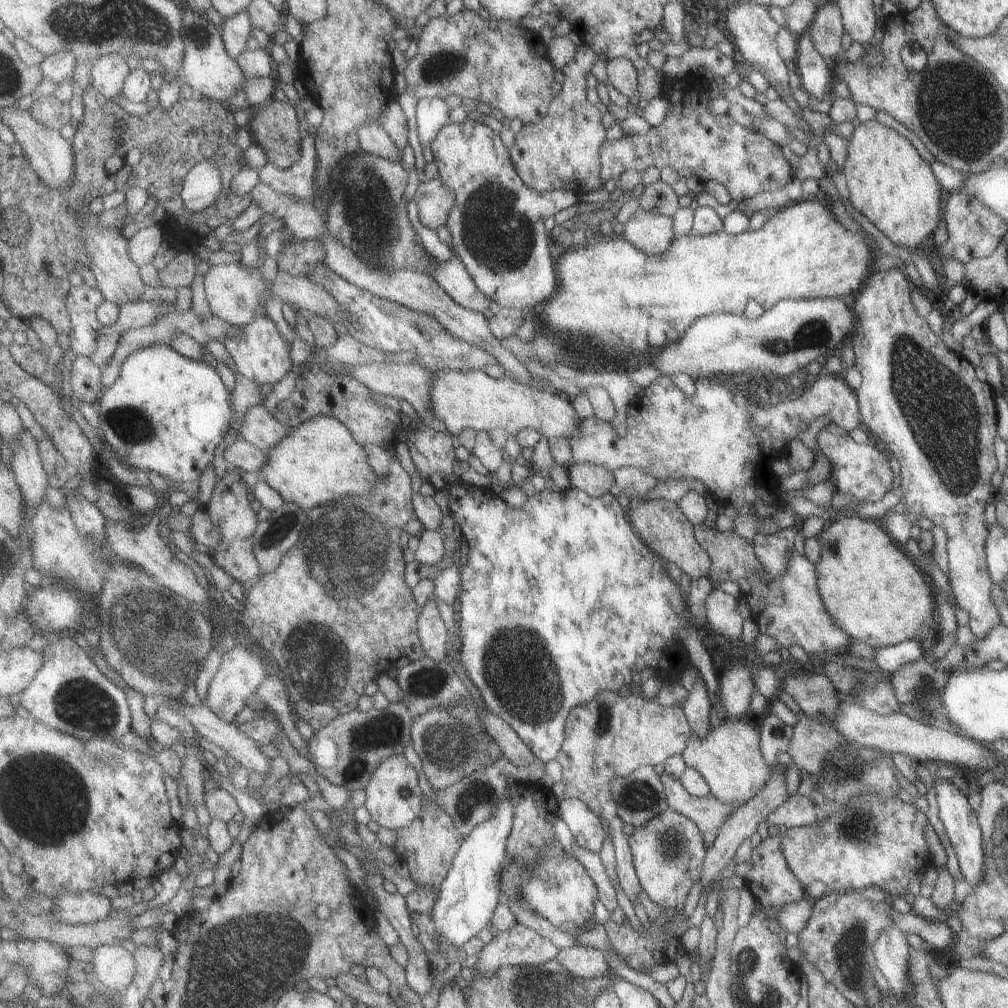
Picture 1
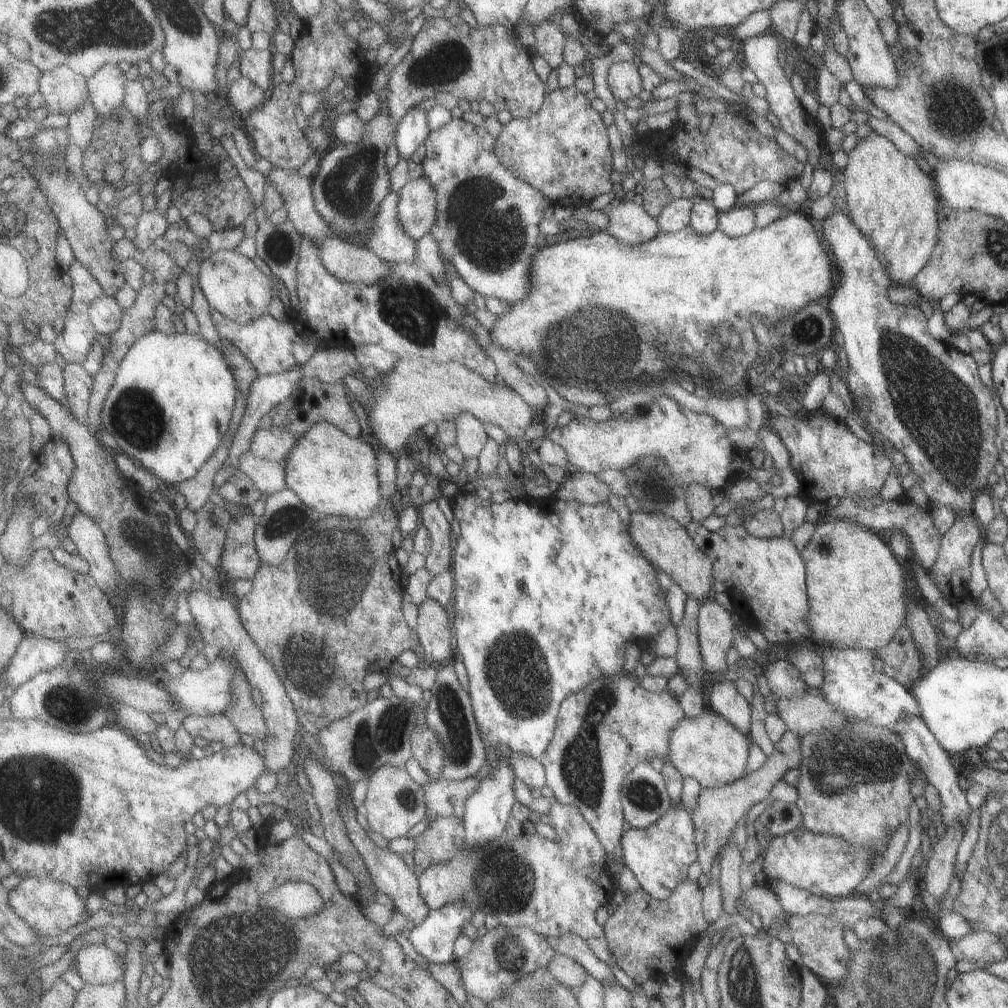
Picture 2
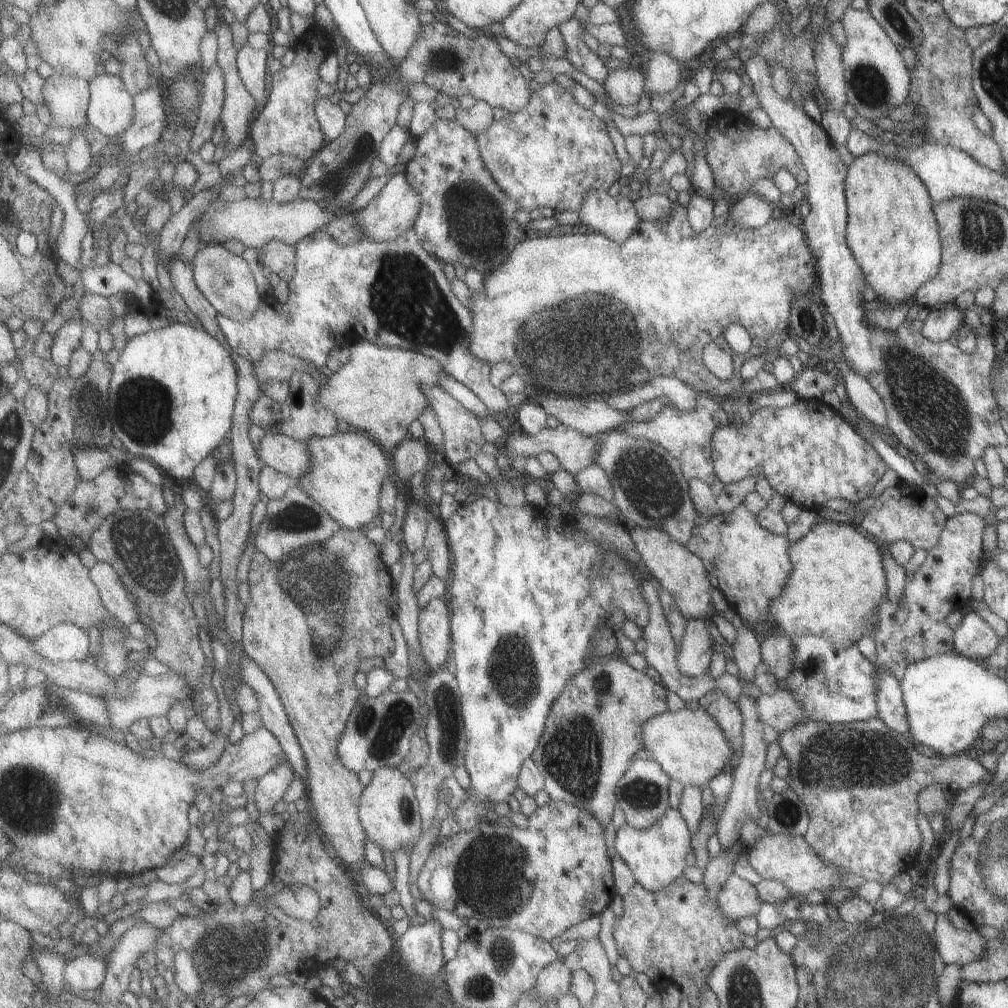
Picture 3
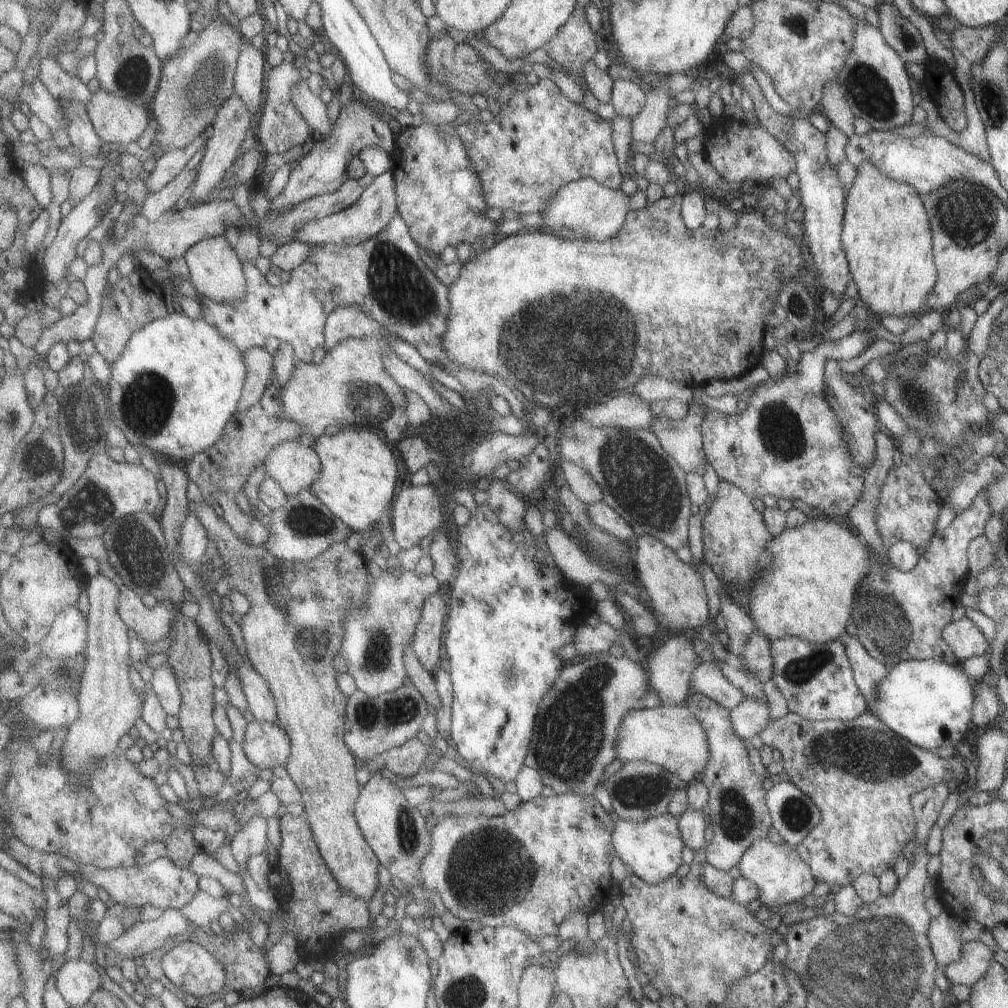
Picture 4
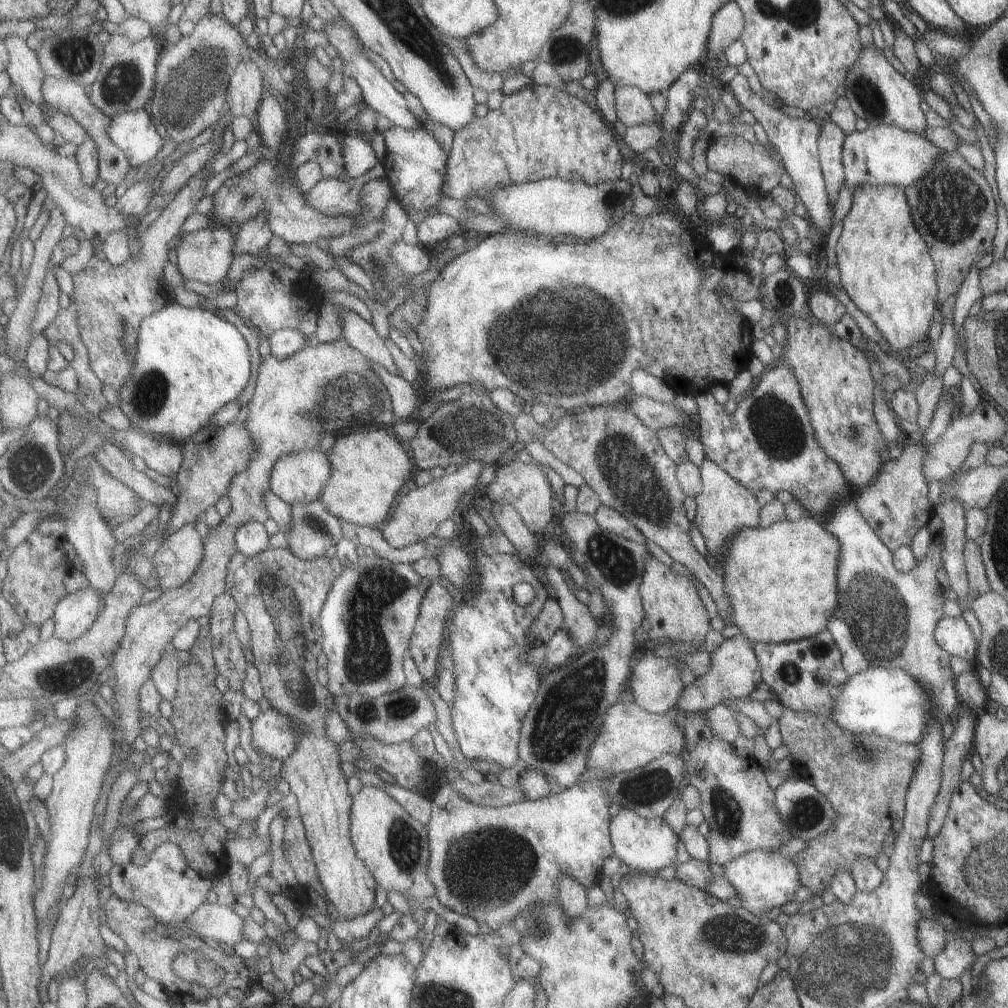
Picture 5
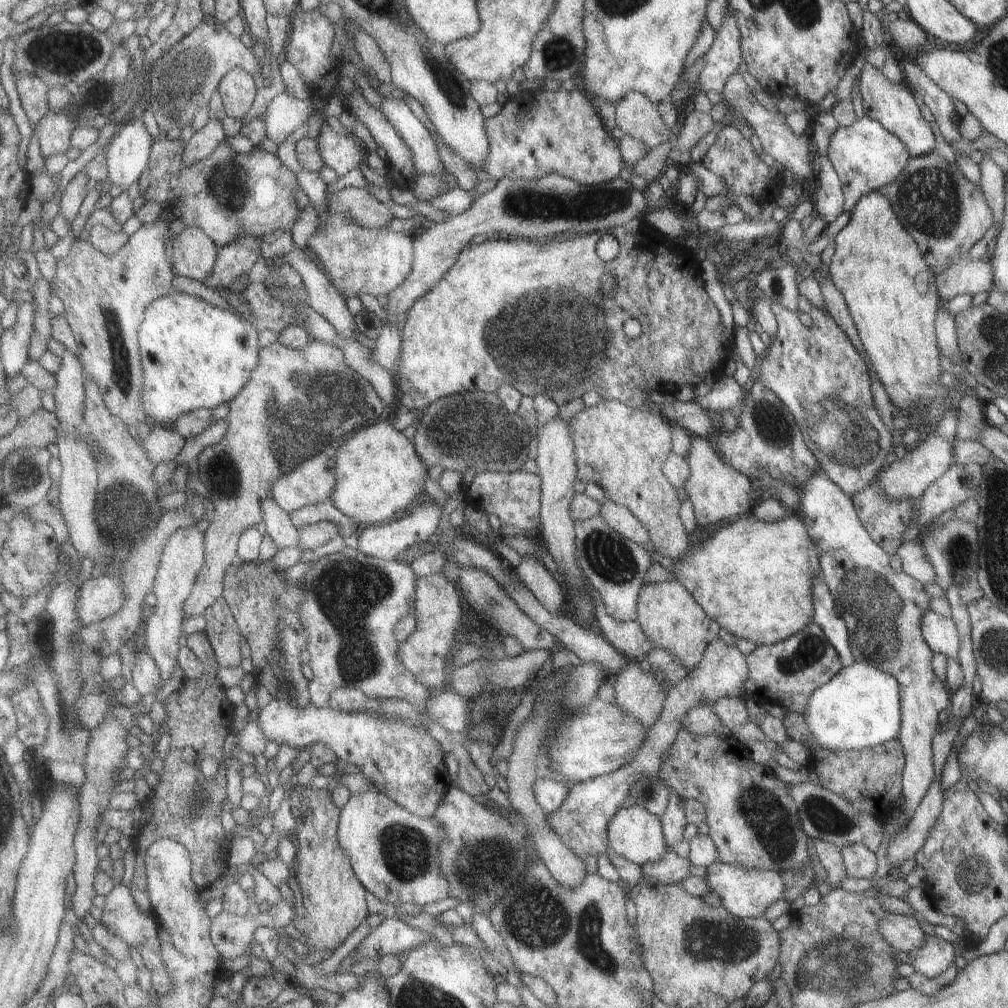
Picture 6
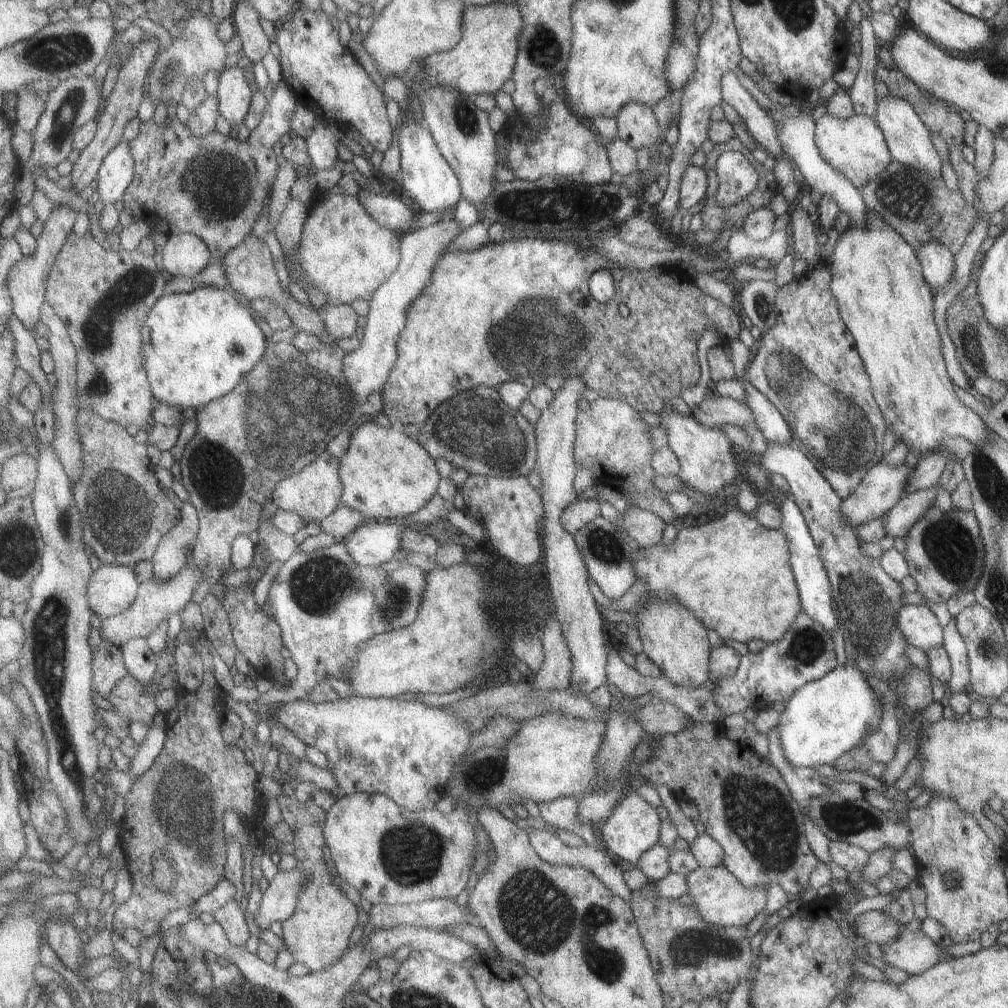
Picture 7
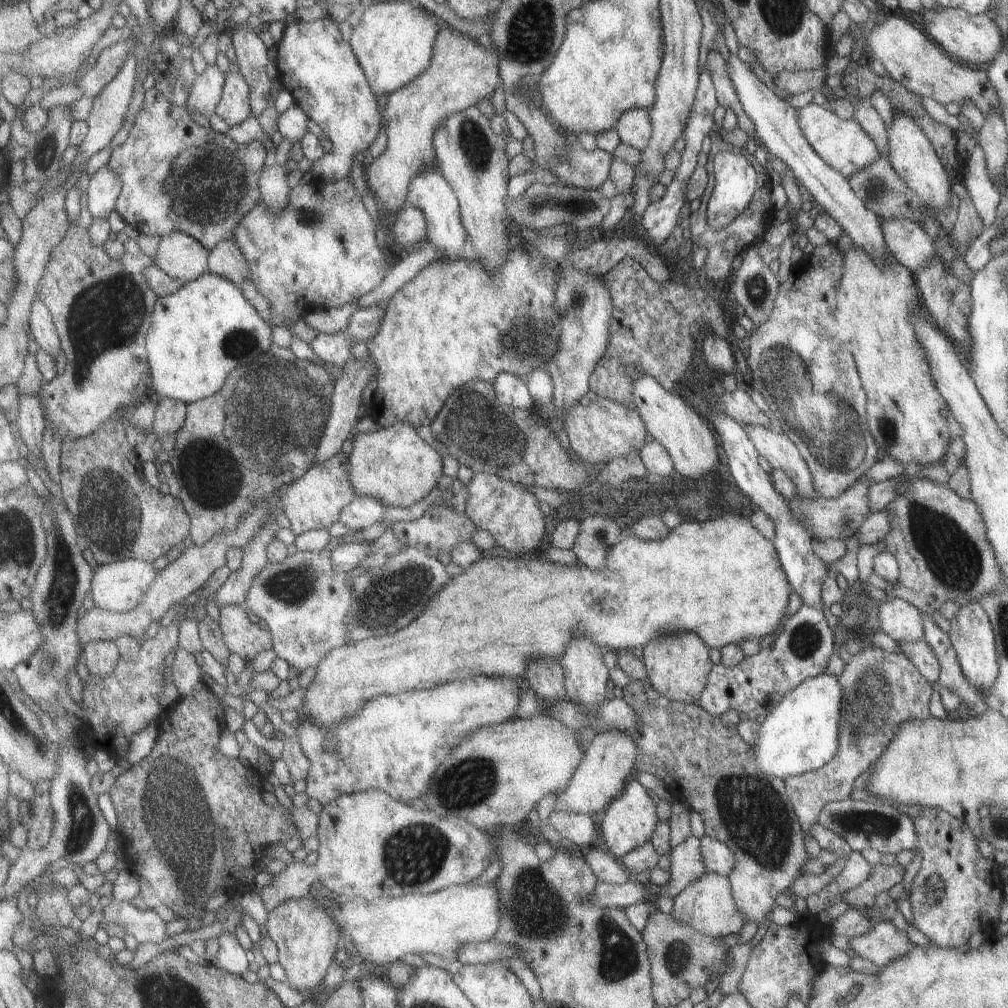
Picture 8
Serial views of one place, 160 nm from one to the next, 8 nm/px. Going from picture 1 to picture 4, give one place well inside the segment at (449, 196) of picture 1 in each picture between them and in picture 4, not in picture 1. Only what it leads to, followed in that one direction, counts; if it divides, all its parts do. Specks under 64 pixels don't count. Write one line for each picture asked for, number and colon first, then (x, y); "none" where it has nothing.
2: (418, 206)
3: (395, 209)
4: (379, 203)

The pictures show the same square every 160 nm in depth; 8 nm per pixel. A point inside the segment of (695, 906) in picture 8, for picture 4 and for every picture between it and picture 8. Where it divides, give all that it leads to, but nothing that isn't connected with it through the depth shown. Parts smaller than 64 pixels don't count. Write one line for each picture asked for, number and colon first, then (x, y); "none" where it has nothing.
4: (775, 870)
5: (762, 880)
6: (744, 893)
7: (720, 900)

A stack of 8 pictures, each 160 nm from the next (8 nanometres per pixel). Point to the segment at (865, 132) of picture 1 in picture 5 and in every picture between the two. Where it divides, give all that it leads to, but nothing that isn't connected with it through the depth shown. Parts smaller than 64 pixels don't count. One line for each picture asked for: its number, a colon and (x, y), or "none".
2: (891, 201)
3: (890, 230)
4: (886, 241)
5: (884, 269)

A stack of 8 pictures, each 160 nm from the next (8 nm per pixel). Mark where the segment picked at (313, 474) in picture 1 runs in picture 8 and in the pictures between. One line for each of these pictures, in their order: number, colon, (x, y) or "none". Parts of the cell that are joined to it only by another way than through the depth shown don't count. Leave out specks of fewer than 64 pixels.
2: (336, 474)
3: (349, 471)
4: (360, 472)
5: (371, 466)
6: (380, 474)
7: (385, 474)
8: (393, 464)

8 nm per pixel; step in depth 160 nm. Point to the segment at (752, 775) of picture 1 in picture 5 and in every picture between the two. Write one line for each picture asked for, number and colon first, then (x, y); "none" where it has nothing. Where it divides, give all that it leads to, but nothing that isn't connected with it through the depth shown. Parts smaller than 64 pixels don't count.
2: (707, 749)
3: (687, 745)
4: (668, 736)
5: (630, 738)

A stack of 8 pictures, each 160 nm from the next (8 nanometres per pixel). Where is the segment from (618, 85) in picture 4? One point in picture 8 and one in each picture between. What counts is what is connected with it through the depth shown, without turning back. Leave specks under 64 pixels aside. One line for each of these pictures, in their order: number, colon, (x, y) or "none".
5: (633, 107)
6: (636, 116)
7: (637, 126)
8: (635, 127)

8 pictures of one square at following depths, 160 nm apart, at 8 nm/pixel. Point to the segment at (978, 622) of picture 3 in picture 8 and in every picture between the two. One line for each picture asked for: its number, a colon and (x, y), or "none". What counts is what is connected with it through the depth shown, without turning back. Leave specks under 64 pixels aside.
4: (963, 638)
5: (951, 634)
6: (938, 632)
7: (917, 625)
8: (898, 619)

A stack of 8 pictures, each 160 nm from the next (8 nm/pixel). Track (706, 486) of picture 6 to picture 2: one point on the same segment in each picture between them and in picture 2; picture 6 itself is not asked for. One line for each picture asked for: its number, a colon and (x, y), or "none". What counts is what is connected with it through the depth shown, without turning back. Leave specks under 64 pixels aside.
2: (765, 578)
3: (750, 564)
4: (733, 535)
5: (723, 507)

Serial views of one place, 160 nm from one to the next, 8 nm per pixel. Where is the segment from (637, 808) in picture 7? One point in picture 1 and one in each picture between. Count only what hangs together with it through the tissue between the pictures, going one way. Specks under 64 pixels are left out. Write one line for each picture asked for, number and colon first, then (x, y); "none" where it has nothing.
1: (668, 848)
2: (659, 854)
3: (656, 855)
4: (651, 848)
5: (648, 845)
6: (635, 834)

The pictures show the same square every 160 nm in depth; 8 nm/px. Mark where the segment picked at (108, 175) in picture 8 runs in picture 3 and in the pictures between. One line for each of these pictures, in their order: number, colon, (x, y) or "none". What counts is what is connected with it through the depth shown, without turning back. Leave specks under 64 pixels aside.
3: (111, 110)
4: (117, 120)
5: (132, 132)
6: (128, 153)
7: (116, 173)

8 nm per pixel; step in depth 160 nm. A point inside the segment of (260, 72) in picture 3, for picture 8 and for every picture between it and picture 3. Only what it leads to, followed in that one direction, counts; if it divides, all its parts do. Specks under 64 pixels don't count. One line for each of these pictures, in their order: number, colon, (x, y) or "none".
4: (249, 81)
5: (245, 91)
6: (238, 89)
7: (234, 93)
8: (234, 107)

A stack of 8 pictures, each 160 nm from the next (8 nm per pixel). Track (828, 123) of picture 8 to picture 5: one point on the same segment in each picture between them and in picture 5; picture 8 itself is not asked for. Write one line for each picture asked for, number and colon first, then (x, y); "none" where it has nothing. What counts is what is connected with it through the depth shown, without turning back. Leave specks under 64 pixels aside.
5: (881, 154)
6: (865, 157)
7: (854, 147)

